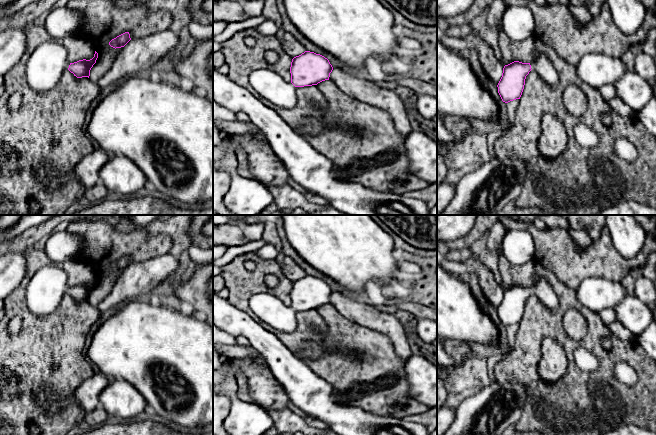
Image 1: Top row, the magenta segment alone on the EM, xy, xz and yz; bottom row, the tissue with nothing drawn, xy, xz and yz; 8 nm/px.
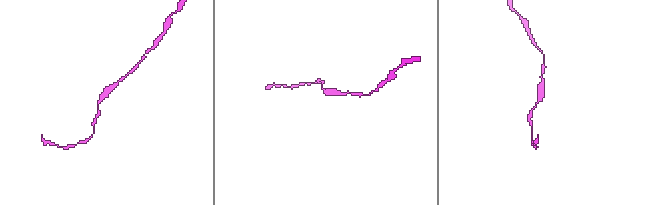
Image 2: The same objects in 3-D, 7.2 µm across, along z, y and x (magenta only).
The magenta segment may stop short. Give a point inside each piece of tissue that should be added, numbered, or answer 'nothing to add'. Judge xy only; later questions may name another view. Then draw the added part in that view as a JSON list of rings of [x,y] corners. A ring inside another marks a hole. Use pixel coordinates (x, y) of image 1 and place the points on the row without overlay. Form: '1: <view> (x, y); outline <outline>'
1: xy (45, 290); outline [[[55,265],[40,268],[27,283],[26,300],[32,313],[46,316],[54,312],[68,294],[66,272]]]

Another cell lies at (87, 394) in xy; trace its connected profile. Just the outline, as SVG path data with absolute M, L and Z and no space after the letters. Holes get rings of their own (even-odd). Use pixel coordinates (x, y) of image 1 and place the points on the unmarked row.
M95 373L78 386L74 392L74 397L85 413L93 411L100 404L100 393L106 388L110 380L102 373Z

